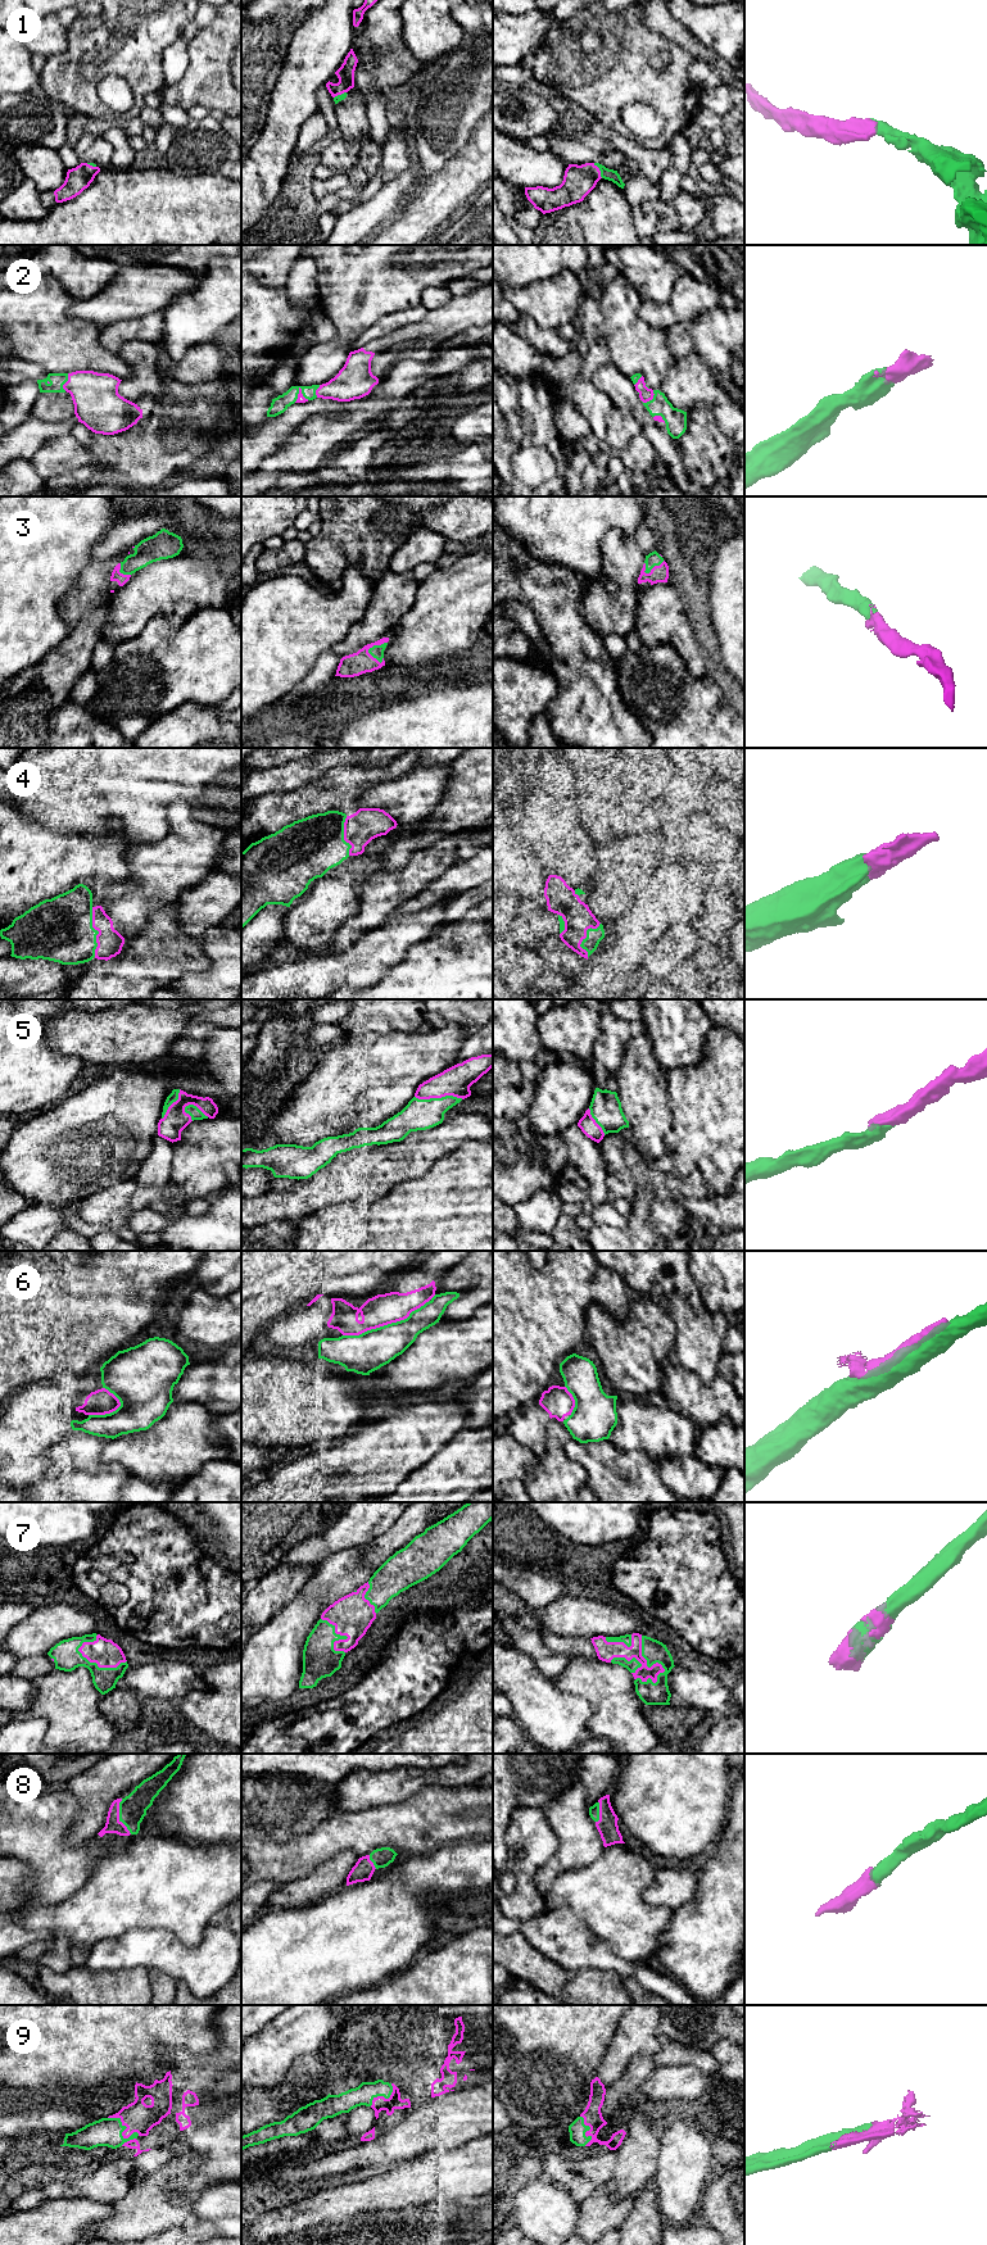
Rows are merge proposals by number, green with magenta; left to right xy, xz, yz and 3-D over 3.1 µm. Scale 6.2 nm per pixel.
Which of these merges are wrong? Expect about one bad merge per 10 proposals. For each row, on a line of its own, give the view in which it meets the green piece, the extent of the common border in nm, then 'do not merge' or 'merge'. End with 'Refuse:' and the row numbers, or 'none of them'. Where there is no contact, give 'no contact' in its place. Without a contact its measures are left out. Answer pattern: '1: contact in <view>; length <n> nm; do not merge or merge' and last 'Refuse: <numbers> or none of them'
1: contact in yz; length 110 nm; merge
2: contact in yz; length 110 nm; merge
3: contact in xz; length 150 nm; merge
4: contact in xy; length 320 nm; merge
5: contact in xz; length 300 nm; merge
6: contact in xz; length 650 nm; do not merge
7: contact in yz; length 320 nm; merge
8: contact in xy; length 240 nm; merge
9: contact in xy; length 240 nm; merge
Refuse: 6

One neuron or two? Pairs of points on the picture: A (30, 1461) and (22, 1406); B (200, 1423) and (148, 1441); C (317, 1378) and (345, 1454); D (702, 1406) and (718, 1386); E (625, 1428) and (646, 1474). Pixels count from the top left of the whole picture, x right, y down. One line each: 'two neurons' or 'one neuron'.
A: one neuron
B: one neuron
C: two neurons
D: one neuron
E: two neurons

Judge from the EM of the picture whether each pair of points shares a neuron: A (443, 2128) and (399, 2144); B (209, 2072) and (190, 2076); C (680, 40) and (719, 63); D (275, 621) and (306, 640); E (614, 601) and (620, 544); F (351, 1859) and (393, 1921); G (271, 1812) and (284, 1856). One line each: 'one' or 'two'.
A: one
B: one
C: one
D: one
E: one
F: two
G: two

